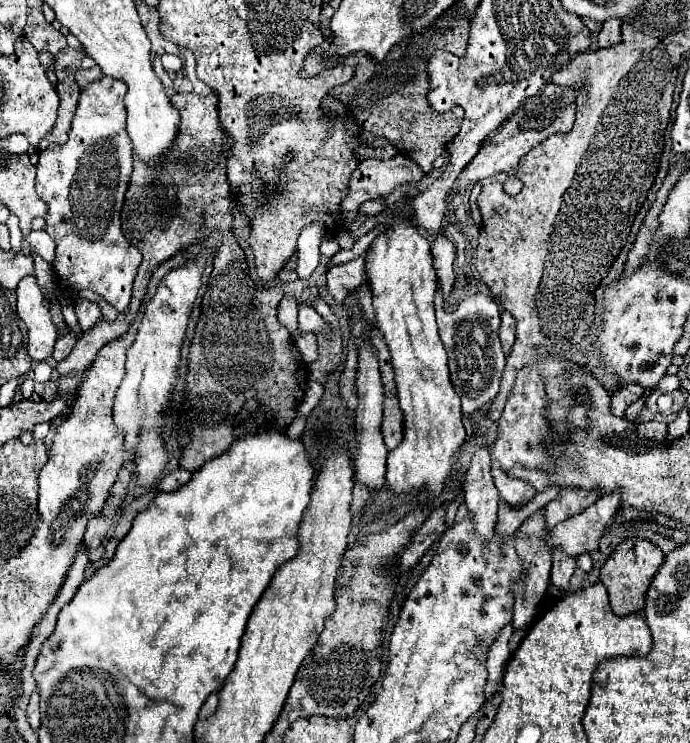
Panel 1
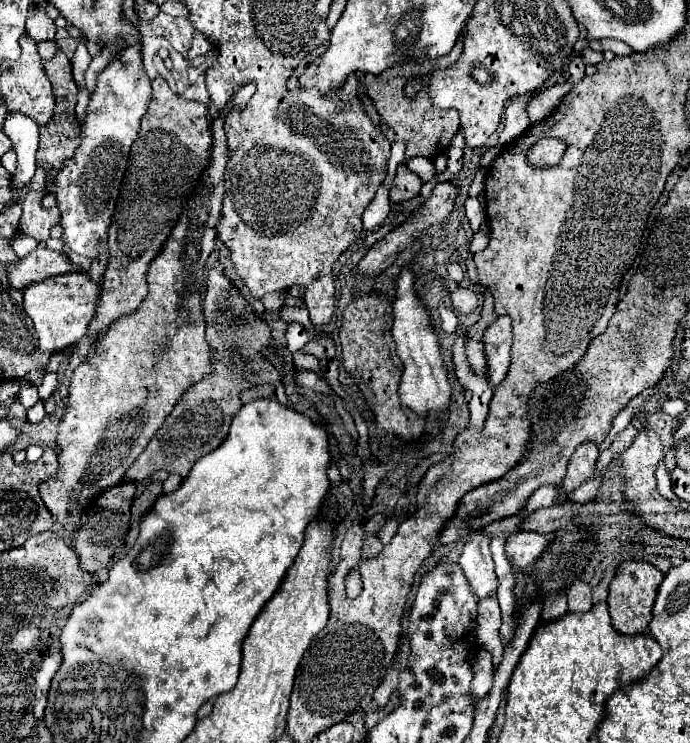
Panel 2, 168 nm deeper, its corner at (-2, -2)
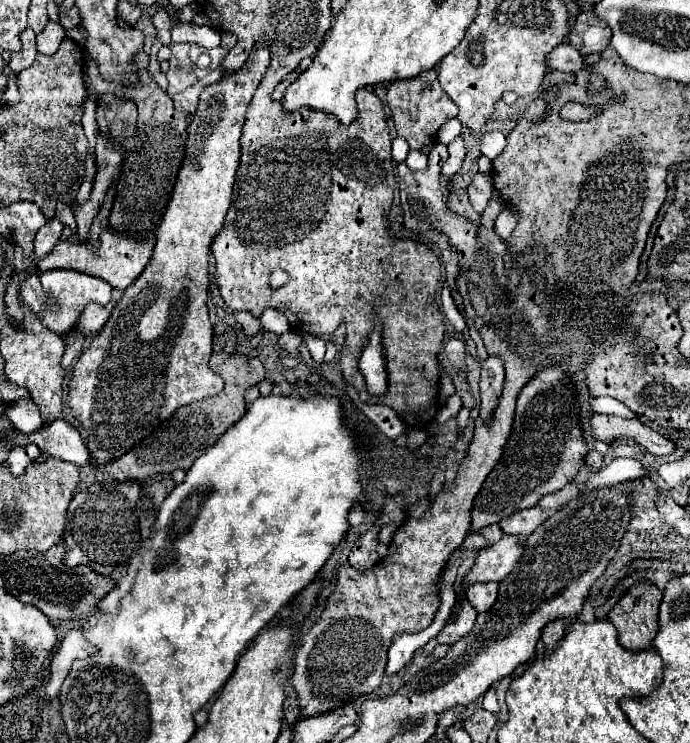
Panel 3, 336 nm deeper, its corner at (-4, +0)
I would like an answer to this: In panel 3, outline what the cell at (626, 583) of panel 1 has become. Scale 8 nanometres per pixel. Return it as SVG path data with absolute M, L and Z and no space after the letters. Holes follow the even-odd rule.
M637 584L633 586L627 596L623 596L617 606L609 612L609 622L617 628L617 640L619 644L625 648L625 650L631 650L631 652L641 652L641 650L647 650L653 646L653 638L657 636L659 632L659 624L657 624L657 616L659 616L659 604L661 604L661 590L655 588L653 584Z

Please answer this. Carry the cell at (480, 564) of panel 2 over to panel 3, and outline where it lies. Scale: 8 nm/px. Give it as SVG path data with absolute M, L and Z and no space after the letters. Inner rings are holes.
M473 584L467 588L467 600L477 612L487 612L495 604L497 596L497 584Z

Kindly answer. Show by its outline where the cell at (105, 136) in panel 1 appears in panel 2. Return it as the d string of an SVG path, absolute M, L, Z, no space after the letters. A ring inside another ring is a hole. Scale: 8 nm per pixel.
M129 46L119 60L111 62L97 78L97 88L95 92L89 96L89 104L87 104L87 114L85 120L81 122L81 144L75 150L75 156L65 160L65 166L53 176L47 178L47 192L55 194L57 198L57 208L61 210L61 228L63 228L63 236L61 240L65 242L65 246L71 252L77 252L81 256L87 256L91 260L99 258L99 250L97 244L103 244L109 232L109 222L115 210L115 202L117 202L117 194L121 188L121 180L125 176L127 170L127 160L129 160L129 150L131 144L137 138L139 132L139 120L141 116L147 112L147 104L151 100L151 82L143 72L143 62L139 56L139 46Z

